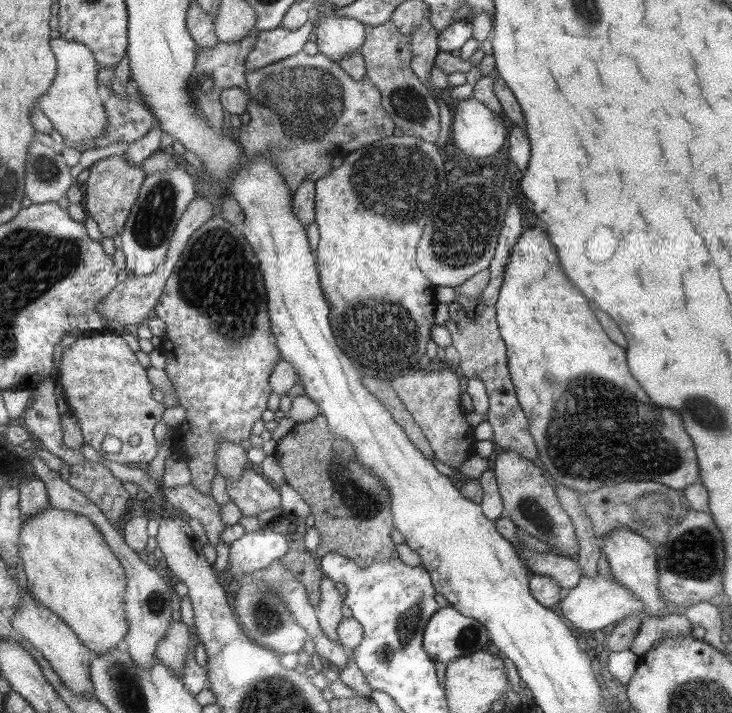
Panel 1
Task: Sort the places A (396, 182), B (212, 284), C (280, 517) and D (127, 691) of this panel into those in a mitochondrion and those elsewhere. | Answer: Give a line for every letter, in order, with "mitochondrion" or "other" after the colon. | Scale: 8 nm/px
A: mitochondrion
B: mitochondrion
C: other
D: mitochondrion

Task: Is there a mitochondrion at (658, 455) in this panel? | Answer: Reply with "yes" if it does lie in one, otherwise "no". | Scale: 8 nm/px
yes

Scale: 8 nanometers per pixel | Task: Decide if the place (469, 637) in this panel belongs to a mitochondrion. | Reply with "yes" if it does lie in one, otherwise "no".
yes

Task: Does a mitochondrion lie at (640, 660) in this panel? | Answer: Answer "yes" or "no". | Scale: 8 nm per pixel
no

